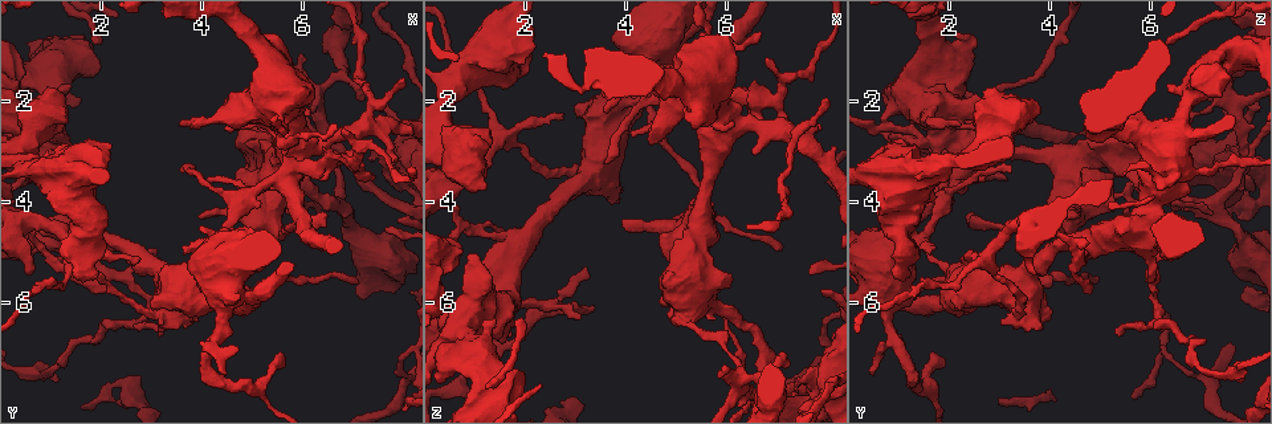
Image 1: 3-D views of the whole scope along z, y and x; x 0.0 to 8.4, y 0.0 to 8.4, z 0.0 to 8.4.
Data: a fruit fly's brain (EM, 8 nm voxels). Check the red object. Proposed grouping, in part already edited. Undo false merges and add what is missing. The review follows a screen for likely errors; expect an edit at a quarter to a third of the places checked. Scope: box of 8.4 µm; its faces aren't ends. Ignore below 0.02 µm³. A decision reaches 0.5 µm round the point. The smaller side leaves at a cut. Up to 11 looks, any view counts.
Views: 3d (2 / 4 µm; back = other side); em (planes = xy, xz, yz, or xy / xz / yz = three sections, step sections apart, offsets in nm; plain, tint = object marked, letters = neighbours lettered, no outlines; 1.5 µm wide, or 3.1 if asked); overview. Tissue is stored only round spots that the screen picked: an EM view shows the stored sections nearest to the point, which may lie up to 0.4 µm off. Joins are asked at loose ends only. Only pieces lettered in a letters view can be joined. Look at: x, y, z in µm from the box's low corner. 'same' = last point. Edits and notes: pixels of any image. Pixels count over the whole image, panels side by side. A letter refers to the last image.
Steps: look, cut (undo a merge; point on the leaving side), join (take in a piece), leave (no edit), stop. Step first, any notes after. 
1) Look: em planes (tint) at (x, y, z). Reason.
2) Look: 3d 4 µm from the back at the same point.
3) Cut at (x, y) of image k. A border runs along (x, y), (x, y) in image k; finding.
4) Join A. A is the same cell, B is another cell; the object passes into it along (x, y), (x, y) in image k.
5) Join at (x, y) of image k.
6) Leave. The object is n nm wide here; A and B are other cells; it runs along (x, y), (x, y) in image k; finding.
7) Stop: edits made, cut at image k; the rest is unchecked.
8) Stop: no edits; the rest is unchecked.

Look: em xy step 4 (letters) at (7.85, 3.10, 2.45). Free end.

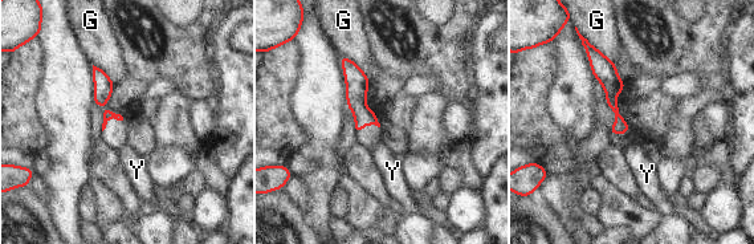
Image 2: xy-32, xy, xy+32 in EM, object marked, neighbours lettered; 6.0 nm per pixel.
Leave. G and Y are other cells; a border runs along (341, 55), (350, 59), (370, 82) in image 2; none of them fits.

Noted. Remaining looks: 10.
Look: em planes (letters) at (5.60, 2.45, 0.75). Thick turns thin.

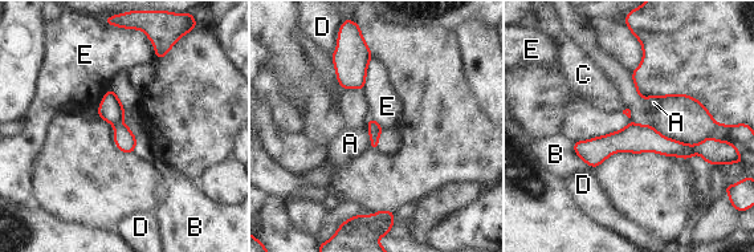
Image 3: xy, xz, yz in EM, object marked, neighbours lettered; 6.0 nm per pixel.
Cut at (125, 139) of image 3. A, B, C, D and E are other cells; a border runs along (121, 121), (113, 125) in image 3; two neurons meet here.

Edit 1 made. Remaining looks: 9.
Look: overview. See it whole again.

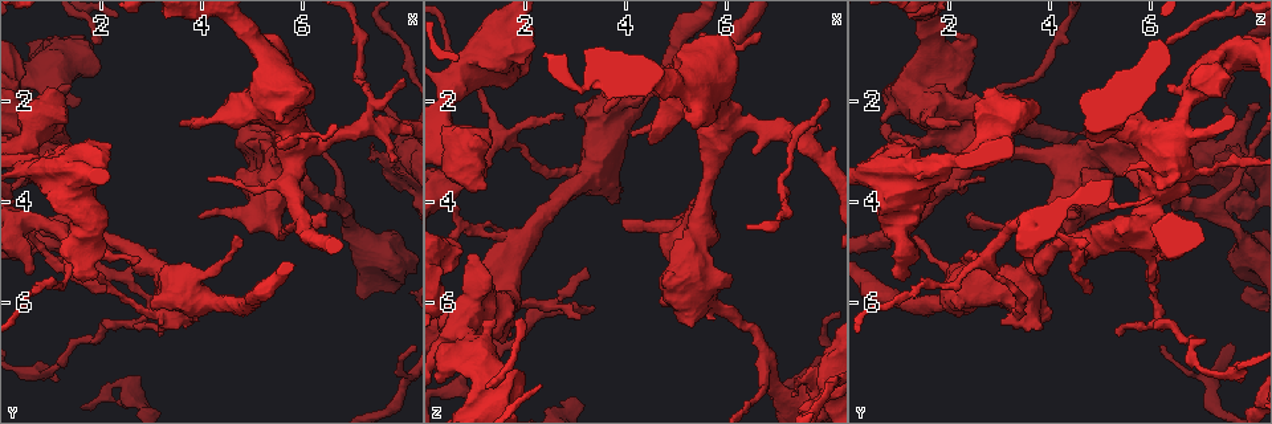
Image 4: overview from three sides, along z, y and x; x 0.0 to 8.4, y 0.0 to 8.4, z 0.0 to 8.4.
Look: em planes (letters) at (1.70, 5.65, 1.10). An open end.

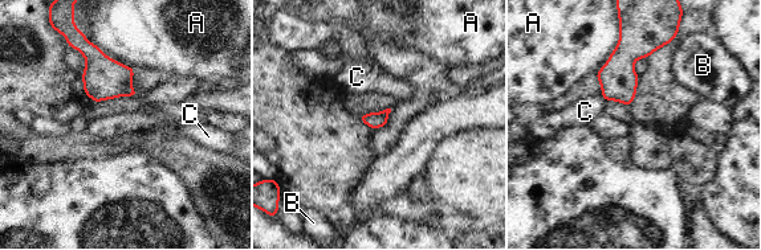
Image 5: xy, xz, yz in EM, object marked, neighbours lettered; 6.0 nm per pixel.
Leave. A, B and C are other cells; a border runs along (601, 95), (606, 101) in image 5; no lettered piece goes on from it.

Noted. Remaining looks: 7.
Stop: edits made, cut at image 3; the rest is unchecked.

